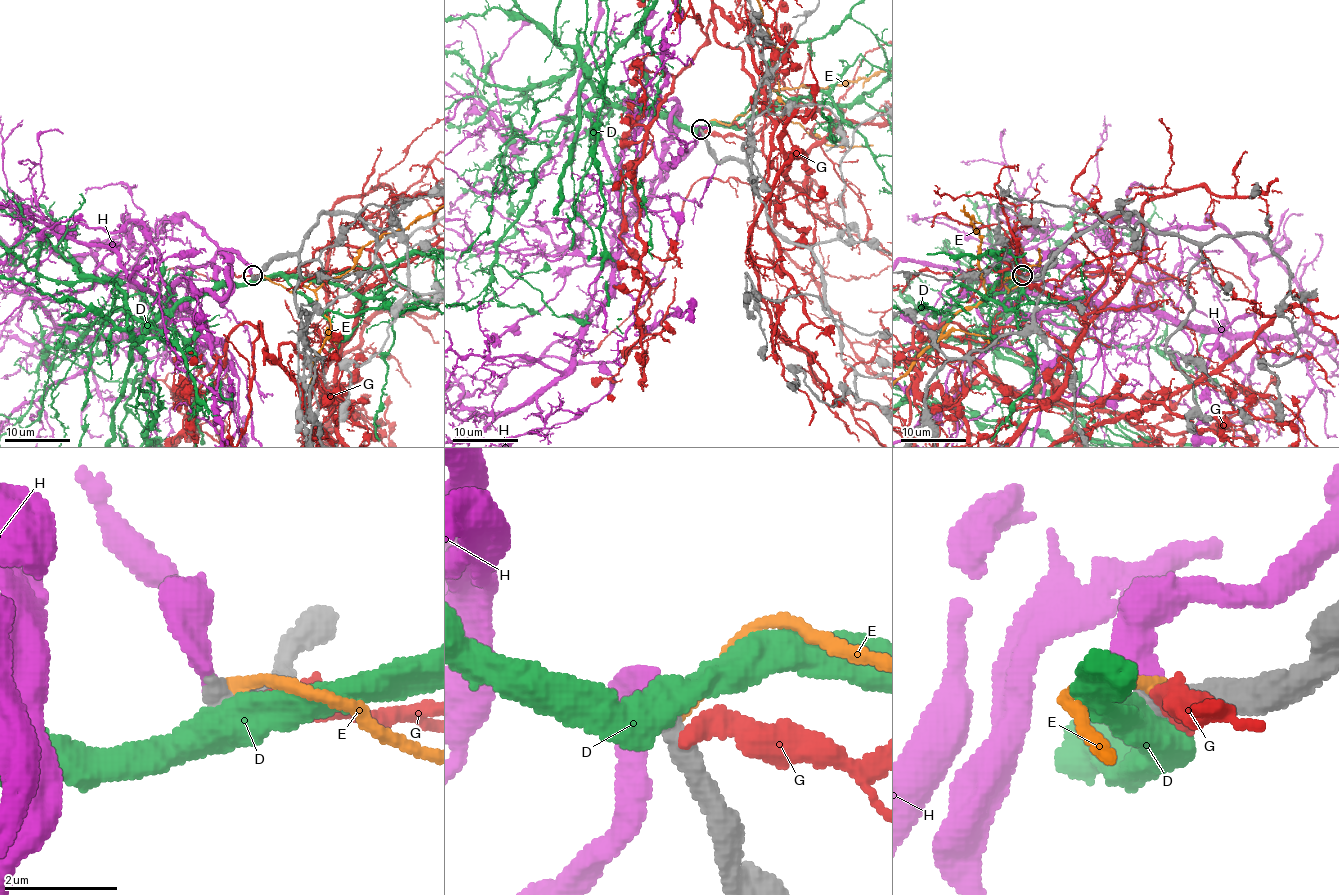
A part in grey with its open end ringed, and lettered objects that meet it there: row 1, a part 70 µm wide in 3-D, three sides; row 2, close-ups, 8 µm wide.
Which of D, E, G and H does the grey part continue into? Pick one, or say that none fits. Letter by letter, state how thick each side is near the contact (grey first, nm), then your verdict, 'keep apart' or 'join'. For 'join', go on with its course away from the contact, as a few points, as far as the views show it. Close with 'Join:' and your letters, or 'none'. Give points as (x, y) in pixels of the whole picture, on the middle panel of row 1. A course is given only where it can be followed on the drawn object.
D: 500/550 nm | keep apart
E: 500/190 nm | keep apart
G: 600/280 nm | keep apart
H: 460/400 nm | join
Join: H

